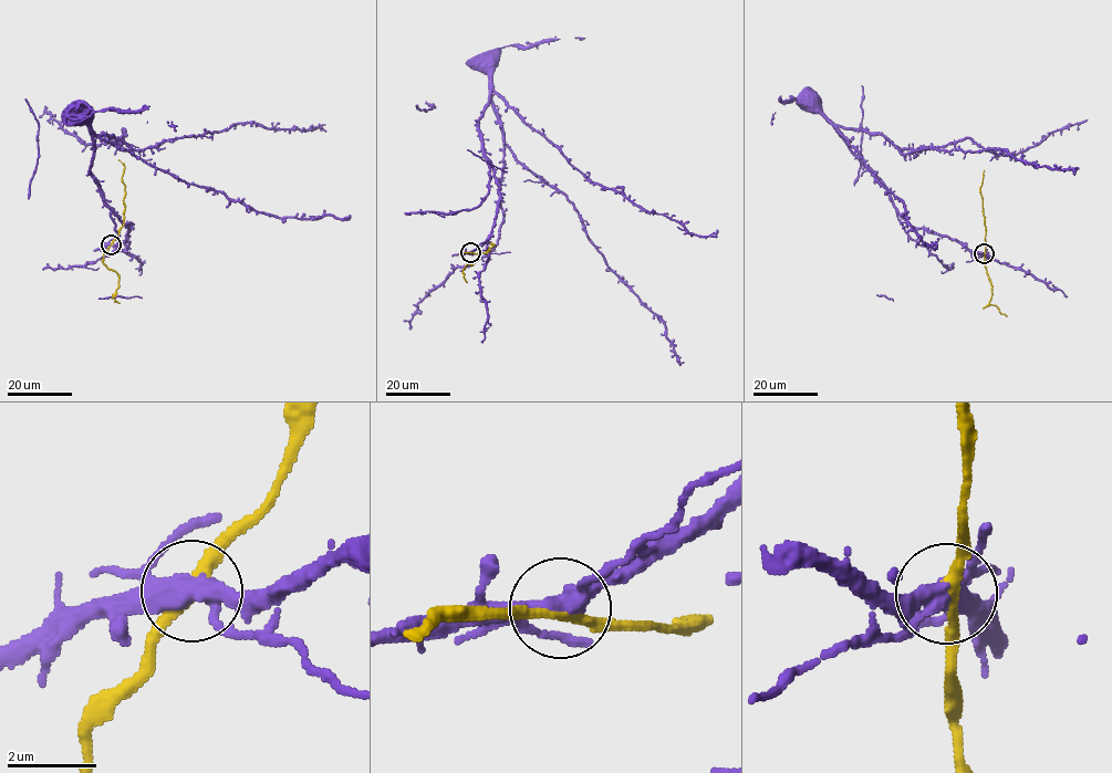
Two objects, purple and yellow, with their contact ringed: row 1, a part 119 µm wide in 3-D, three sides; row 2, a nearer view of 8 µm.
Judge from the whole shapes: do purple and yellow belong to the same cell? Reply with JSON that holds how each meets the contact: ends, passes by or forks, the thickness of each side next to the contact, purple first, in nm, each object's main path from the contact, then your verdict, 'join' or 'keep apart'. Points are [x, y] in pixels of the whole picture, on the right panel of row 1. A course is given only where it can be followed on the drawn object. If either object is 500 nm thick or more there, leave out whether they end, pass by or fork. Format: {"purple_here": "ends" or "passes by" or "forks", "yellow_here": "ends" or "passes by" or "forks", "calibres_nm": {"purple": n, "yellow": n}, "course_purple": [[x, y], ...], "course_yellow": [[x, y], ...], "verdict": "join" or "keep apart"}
{"purple_here": "forks", "yellow_here": "passes by", "calibres_nm": {"purple": 360, "yellow": 240}, "course_purple": [[984, 253], [912, 228], [837, 128], [883, 135], [903, 154], [995, 148], [1073, 174]], "course_yellow": [[985, 253], [980, 191], [984, 170]], "verdict": "keep apart"}

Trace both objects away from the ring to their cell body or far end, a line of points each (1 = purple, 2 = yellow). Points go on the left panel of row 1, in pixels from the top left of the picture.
1: (111, 243), (122, 242), (128, 227), (105, 204), (91, 175), (94, 134), (142, 149), (239, 124), (326, 131)
2: (111, 243), (123, 223), (124, 164), (118, 159)

